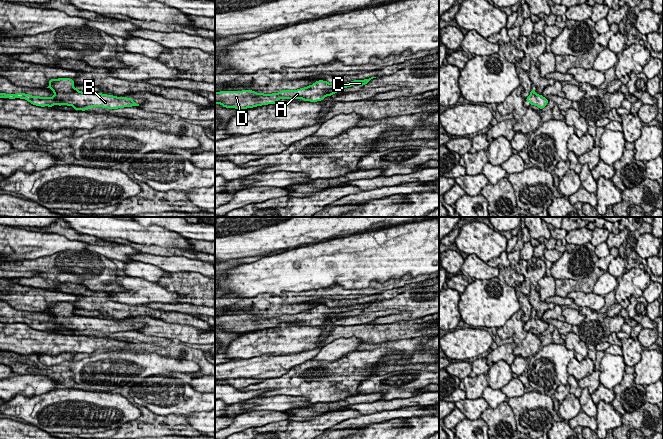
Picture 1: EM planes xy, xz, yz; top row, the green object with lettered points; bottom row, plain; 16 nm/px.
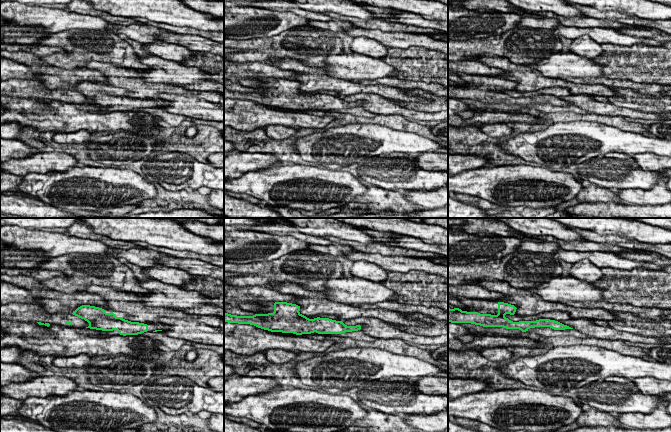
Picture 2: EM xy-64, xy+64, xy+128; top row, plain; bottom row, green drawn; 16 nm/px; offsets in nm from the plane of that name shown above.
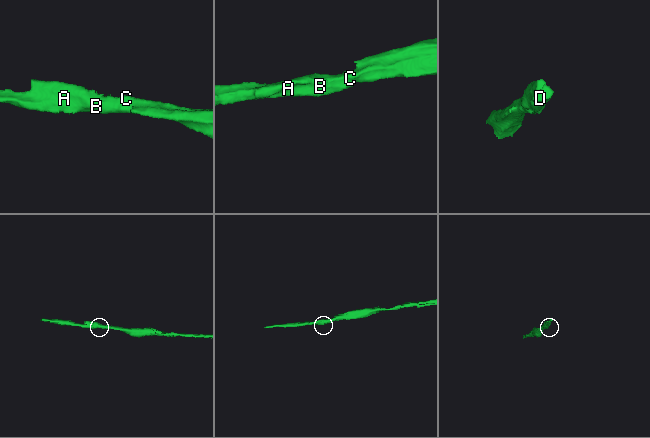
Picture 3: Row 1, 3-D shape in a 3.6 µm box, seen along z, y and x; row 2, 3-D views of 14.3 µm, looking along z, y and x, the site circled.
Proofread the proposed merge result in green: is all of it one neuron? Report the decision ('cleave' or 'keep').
keep

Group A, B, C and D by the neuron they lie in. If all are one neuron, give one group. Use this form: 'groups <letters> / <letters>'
groups A B C D

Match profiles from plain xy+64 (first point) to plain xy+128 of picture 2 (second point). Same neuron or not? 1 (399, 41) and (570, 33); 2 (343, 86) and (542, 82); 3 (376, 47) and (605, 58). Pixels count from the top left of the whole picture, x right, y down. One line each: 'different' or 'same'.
1: same
2: same
3: different

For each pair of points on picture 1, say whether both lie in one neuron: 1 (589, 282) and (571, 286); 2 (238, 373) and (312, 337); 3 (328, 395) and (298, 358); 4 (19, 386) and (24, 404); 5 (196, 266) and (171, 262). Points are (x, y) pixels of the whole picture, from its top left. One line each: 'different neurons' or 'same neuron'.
1: same neuron
2: different neurons
3: different neurons
4: different neurons
5: same neuron

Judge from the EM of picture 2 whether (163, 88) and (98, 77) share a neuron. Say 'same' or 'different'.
different

